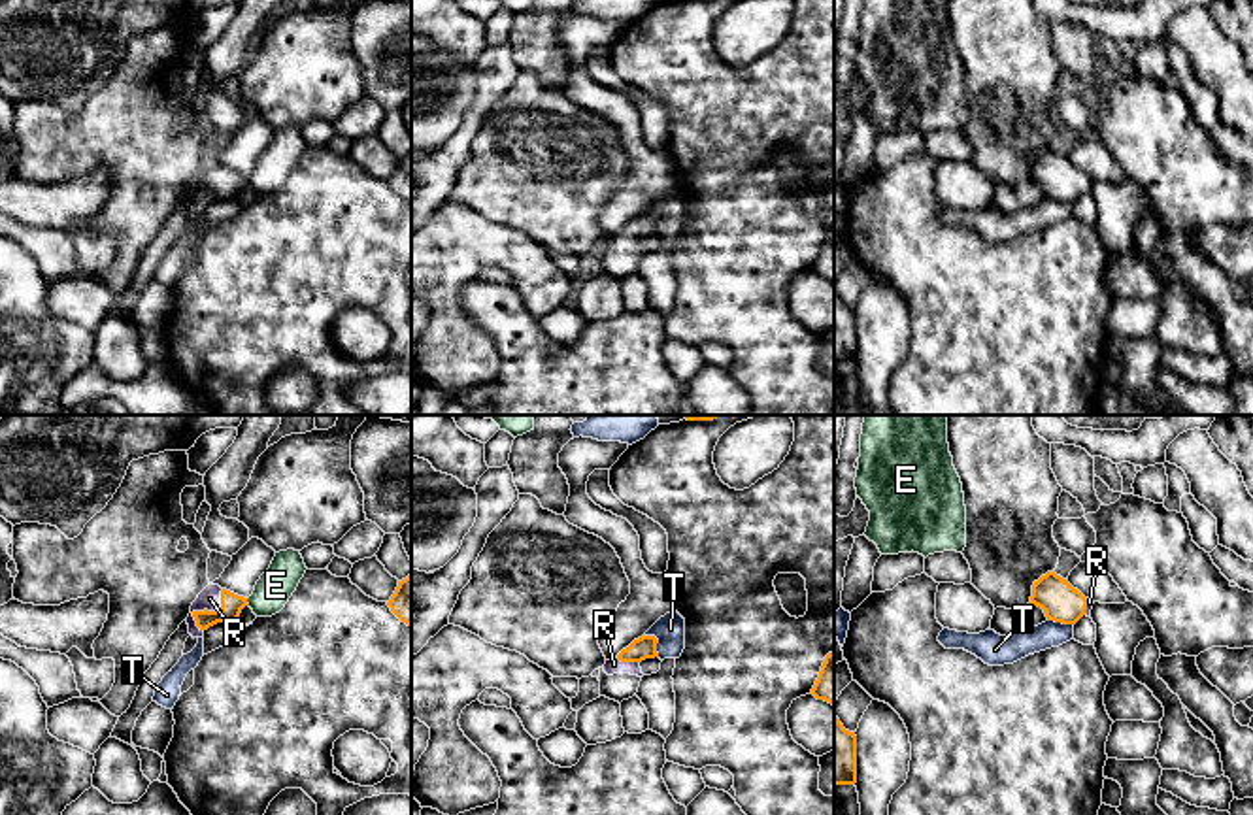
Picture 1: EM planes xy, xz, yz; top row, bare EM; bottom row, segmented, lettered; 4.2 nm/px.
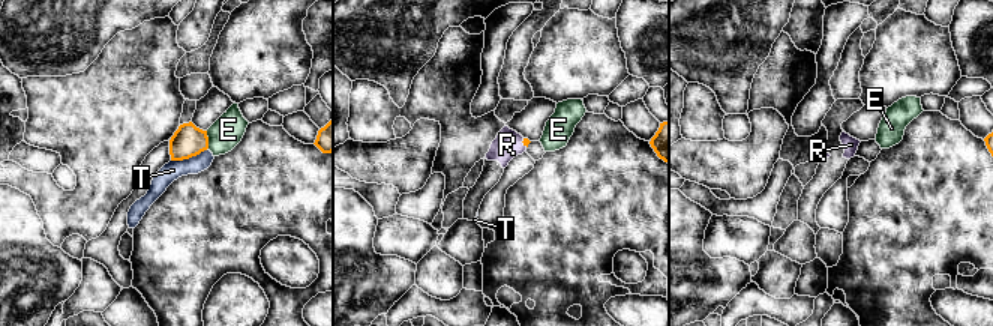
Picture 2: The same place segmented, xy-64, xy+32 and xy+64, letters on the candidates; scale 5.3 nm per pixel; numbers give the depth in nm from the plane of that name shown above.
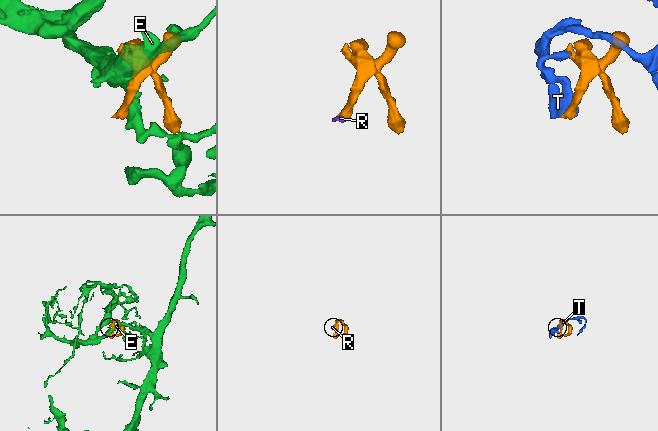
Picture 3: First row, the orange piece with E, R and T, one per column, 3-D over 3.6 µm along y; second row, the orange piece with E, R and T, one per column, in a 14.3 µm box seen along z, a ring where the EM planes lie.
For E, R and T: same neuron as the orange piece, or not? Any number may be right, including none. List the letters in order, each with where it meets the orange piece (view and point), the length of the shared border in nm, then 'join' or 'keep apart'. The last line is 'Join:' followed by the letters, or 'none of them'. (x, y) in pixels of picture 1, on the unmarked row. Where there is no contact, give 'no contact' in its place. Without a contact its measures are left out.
E: meets orange in xy at (246, 180); contact 40 nm long; keep apart
R: meets orange in xy at (206, 187); contact 200 nm long; join
T: meets orange in xz at (657, 219); contact 120 nm long; keep apart
Join: R

